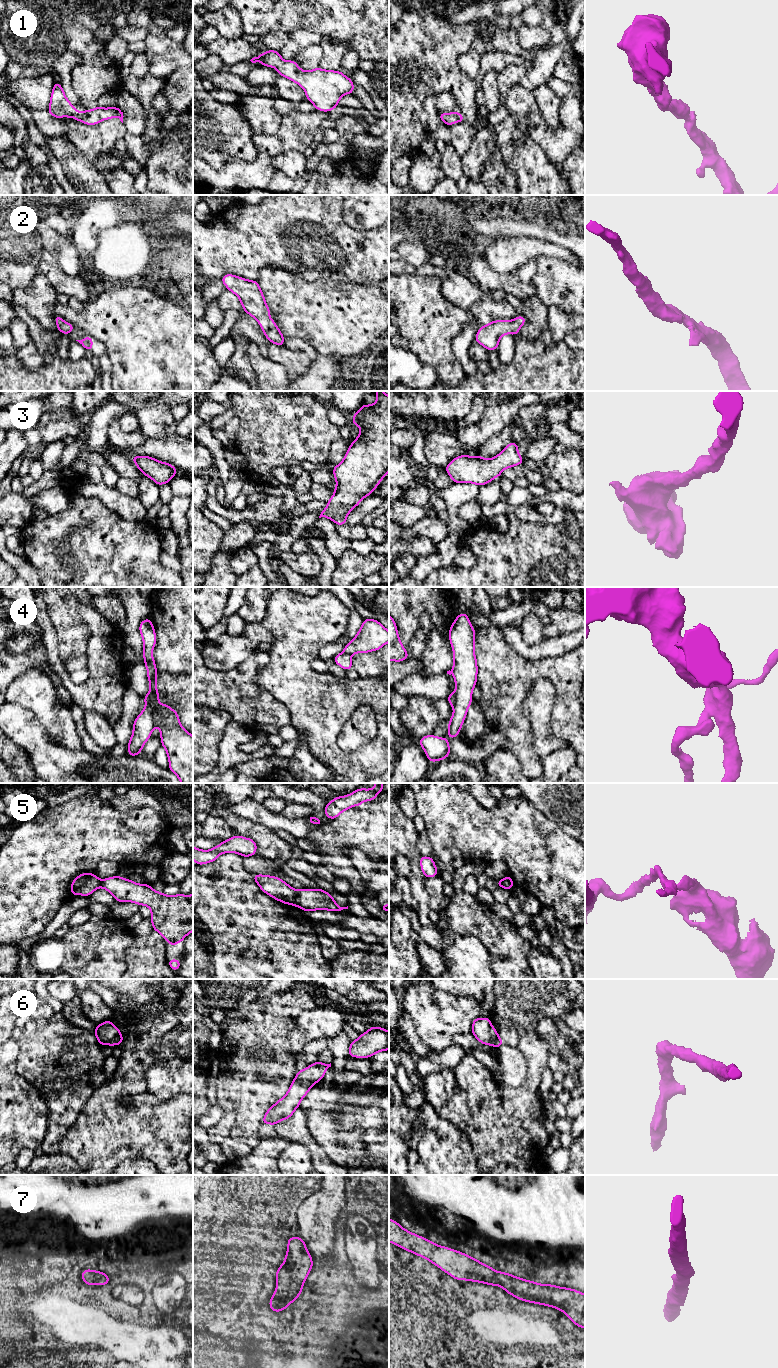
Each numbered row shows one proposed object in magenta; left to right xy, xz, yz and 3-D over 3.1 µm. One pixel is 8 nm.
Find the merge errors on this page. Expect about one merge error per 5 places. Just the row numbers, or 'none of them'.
5

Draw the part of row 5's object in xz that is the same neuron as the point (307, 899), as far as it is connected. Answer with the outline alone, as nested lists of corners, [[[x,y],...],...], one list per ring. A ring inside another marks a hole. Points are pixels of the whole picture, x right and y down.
[[[303,888],[301,890],[297,890],[294,905],[303,911],[329,910],[338,912],[343,909],[348,909],[348,906],[339,906],[330,893],[320,888]]]

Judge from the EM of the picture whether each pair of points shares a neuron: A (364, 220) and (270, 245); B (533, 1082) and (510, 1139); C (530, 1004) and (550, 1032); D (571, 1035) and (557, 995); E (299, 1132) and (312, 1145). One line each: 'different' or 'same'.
A: different
B: same
C: different
D: different
E: same

